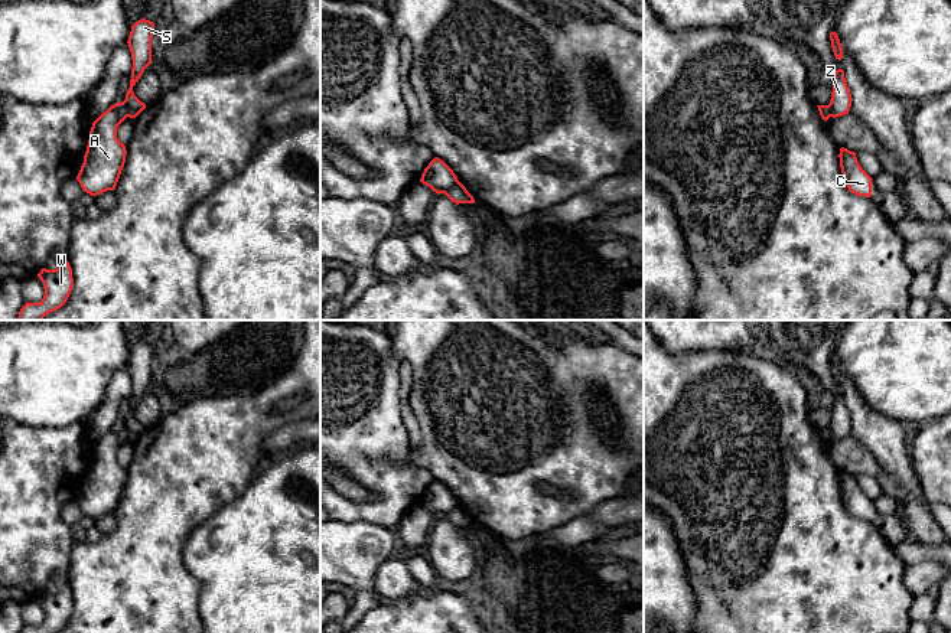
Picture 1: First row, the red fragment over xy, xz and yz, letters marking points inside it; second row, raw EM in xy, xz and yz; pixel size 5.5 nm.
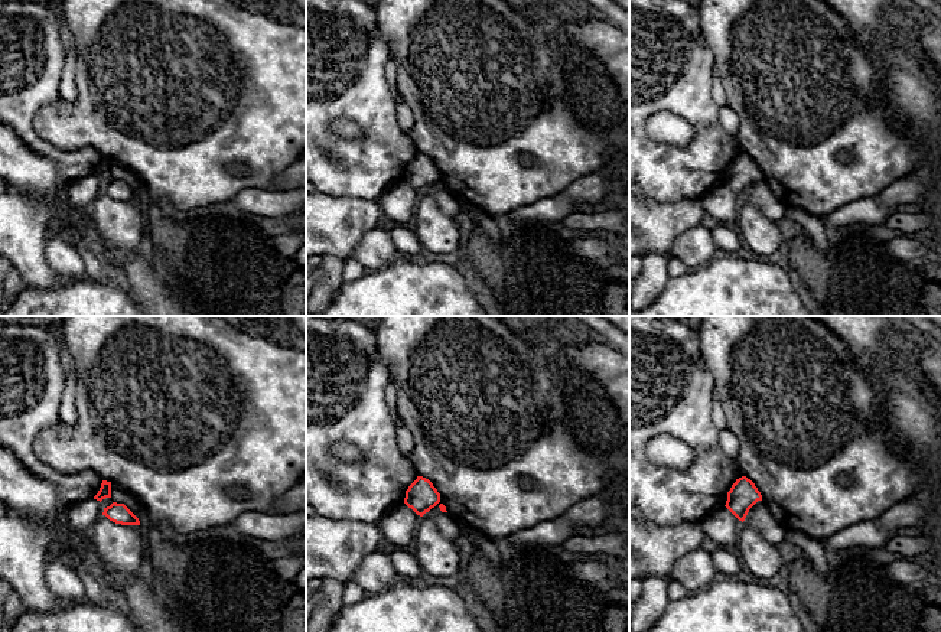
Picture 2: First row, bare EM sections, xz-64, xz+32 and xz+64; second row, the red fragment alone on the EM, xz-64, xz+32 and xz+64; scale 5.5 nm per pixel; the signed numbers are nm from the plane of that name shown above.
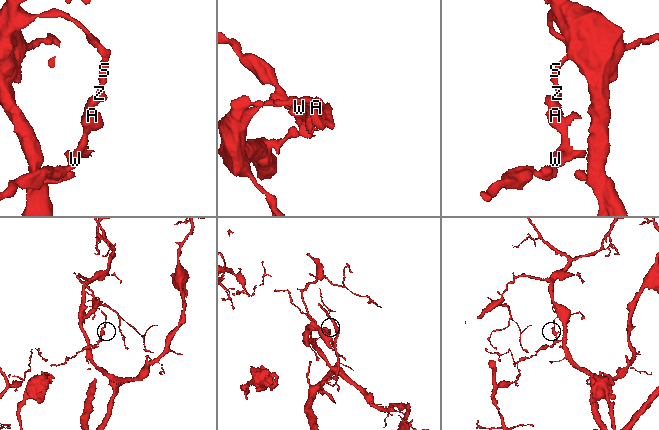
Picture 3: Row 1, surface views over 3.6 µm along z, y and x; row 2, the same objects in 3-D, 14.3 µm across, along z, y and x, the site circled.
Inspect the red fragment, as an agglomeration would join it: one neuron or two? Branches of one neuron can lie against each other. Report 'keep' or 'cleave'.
cleave

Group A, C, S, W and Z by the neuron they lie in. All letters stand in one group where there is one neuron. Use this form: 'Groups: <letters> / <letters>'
Groups: A C W / S Z

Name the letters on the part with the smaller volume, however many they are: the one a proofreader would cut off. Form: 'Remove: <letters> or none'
Remove: A, C, W

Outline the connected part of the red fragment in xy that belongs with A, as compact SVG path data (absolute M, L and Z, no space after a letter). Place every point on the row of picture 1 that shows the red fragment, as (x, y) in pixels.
M115 102L92 123L84 163L76 176L82 190L91 196L117 186L127 154L126 146L117 138L117 128L127 117L127 107Z

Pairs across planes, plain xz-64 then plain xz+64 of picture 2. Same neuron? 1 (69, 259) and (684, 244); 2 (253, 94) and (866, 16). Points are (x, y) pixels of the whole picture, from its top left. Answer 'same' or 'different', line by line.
1: same
2: different

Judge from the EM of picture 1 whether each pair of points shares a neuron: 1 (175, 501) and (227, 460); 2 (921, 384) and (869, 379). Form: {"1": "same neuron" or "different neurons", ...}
{"1": "same neuron", "2": "same neuron"}

